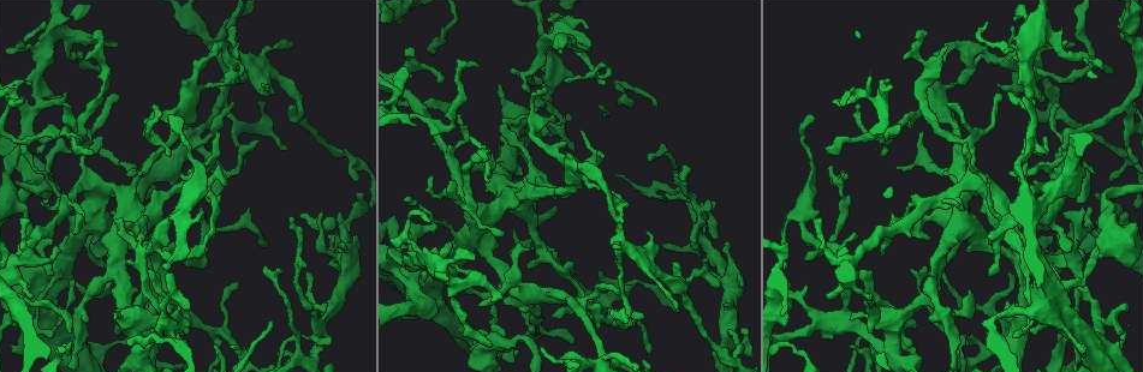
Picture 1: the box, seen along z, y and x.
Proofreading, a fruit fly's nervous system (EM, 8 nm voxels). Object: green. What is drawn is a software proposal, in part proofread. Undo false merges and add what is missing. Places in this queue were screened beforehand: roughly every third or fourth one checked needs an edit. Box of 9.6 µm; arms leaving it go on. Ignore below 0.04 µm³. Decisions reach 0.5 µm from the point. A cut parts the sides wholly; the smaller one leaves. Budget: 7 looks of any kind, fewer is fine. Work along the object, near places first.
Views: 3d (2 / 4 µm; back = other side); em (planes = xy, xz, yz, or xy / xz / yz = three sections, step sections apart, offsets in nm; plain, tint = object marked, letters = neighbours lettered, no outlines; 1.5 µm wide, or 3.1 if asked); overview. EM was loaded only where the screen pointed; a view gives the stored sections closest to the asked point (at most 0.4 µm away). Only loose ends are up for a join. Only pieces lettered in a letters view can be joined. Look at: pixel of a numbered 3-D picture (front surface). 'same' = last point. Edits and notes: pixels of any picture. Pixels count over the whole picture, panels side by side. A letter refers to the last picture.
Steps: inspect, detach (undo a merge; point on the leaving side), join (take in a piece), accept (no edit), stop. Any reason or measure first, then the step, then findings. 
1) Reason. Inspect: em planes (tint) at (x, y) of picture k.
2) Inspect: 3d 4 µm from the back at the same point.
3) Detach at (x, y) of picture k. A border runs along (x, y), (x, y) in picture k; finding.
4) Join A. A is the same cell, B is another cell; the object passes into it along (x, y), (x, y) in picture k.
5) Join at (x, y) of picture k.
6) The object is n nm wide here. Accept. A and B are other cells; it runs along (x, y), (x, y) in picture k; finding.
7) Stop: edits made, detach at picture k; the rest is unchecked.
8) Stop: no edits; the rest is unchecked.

Branch stops here. Inspect: 3d 4 µm at (524, 180) of picture 1.

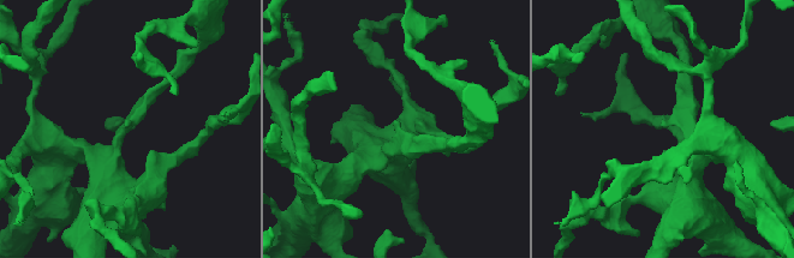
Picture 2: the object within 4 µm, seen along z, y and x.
Need the tissue. Inspect: em xz step 8 (letters) at (394, 121) of picture 2.

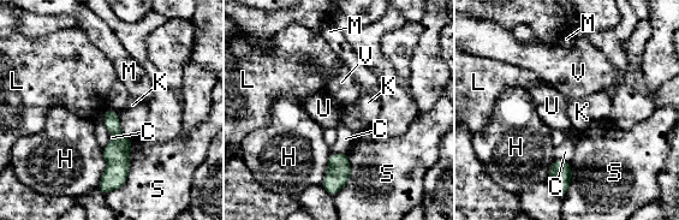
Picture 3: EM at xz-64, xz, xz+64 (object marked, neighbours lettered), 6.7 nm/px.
The object is 100 nm wide here. Accept. C, H, K, L, M, S, U and V are other cells; a border runs along (105, 113), (102, 122) in picture 3; none of them fits.

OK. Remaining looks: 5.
An open end. Inspect: 3d 2 µm at (320, 213) of picture 1.

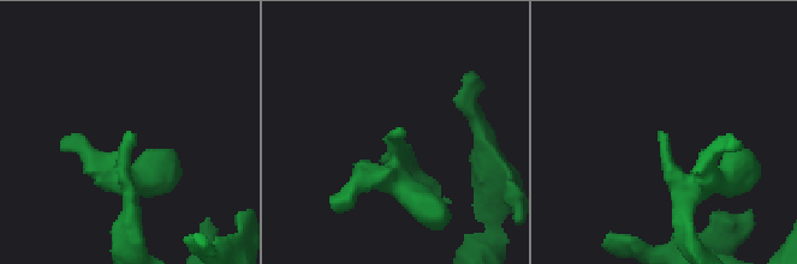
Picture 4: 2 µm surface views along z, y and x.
Need the tissue. Inspect: em planes (letters) at (659, 131) of picture 4.

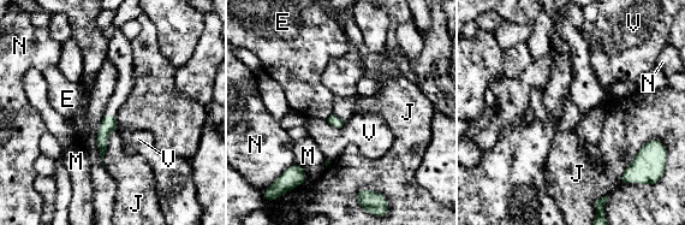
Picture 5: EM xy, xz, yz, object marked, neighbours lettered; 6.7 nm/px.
Accept. E, J, M, N and V are other cells; a border runs along (105, 114), (97, 132), (103, 167) in picture 5; no lettered piece goes on from it.

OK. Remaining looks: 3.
An open end. Inspect: 3d 2 µm at (679, 308) of picture 1.

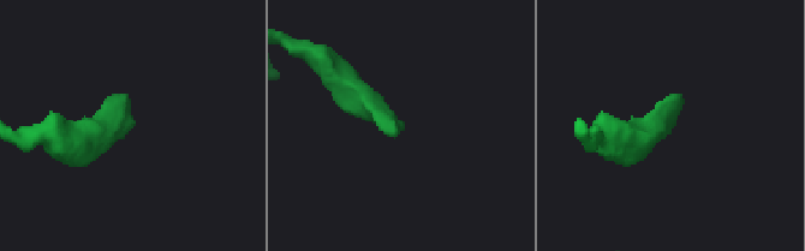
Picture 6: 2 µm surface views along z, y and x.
Inspect: em planes (letters) at (121, 94) of picture 6.

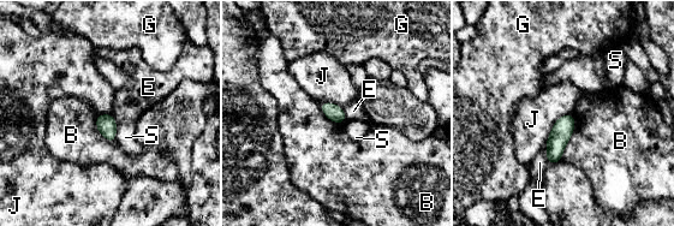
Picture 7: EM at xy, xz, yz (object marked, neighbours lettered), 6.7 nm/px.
The object is 110 nm wide here. Accept. B, E, G, J and S are other cells; a border runs along (571, 113), (555, 122), (544, 144) in picture 7; no lettered piece goes on from it.

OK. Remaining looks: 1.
Stop: no edits; the rest is unchecked.

